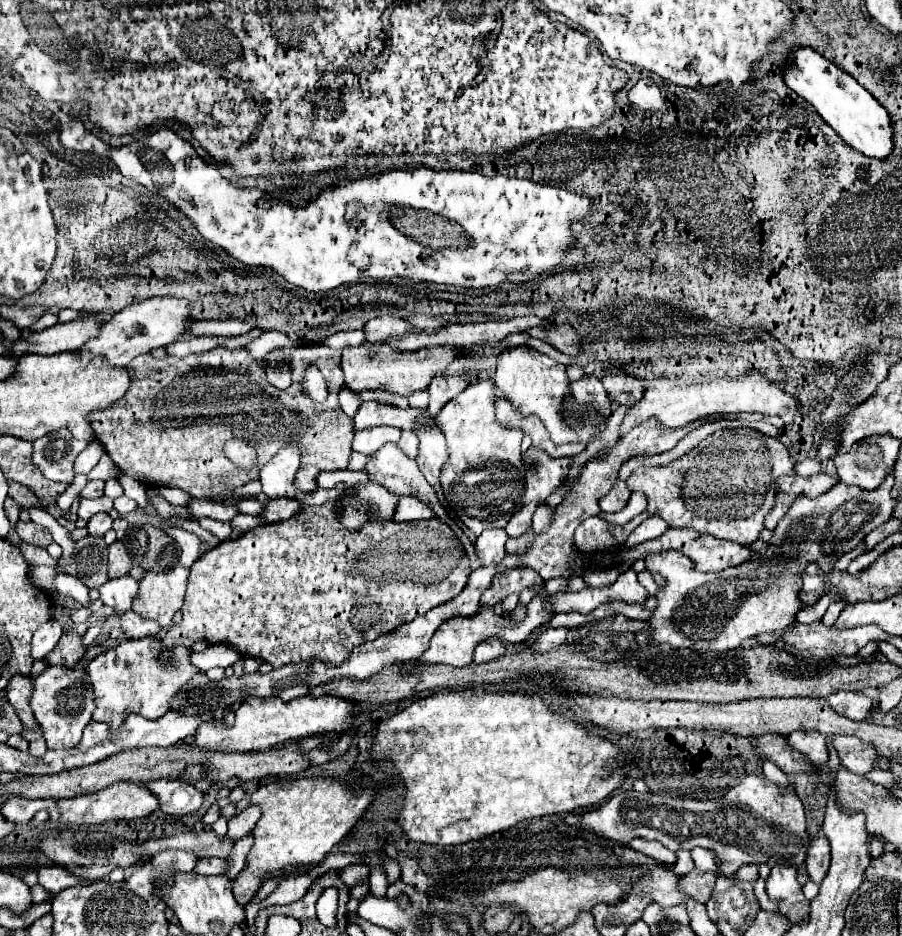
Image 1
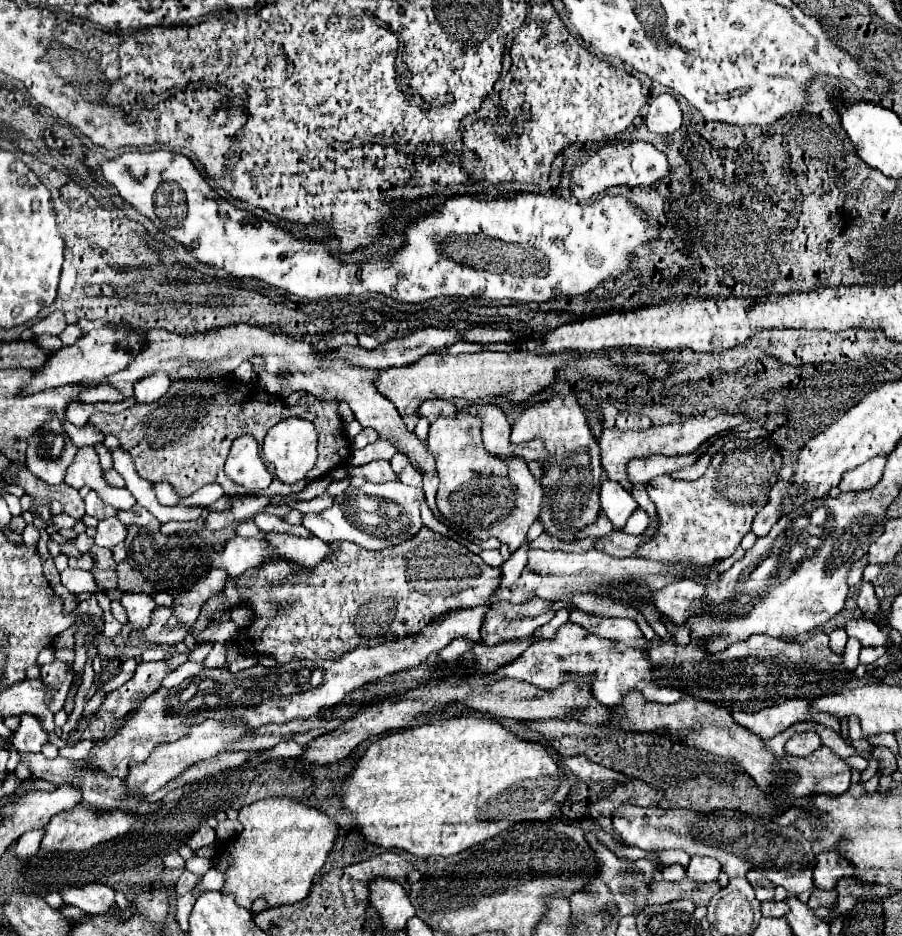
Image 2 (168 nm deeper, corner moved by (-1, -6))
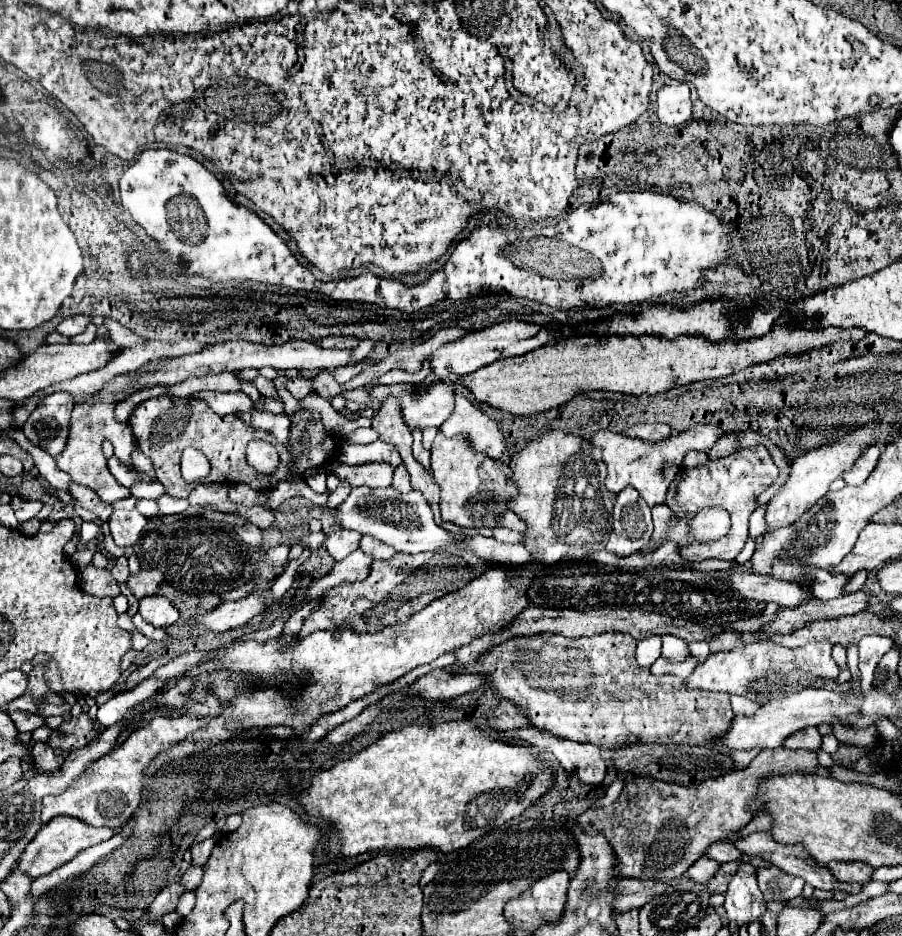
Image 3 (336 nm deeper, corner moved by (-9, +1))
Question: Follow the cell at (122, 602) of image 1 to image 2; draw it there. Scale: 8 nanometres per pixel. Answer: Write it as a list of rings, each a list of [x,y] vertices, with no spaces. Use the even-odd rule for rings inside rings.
[[[126,592],[120,598],[120,602],[126,608],[130,624],[132,624],[134,630],[144,630],[146,626],[150,626],[152,612],[158,608],[158,604],[146,594],[128,594]]]

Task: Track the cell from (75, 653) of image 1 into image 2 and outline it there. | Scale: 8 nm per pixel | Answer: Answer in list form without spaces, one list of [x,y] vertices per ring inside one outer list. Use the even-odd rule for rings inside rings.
[[[50,662],[50,664],[42,664],[40,666],[40,680],[46,682],[46,686],[54,688],[54,702],[50,704],[50,712],[56,714],[58,710],[62,710],[68,688],[72,684],[72,670],[64,664],[64,662]]]

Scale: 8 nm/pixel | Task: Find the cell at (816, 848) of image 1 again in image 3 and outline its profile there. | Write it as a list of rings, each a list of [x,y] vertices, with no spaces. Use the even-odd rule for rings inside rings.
[[[830,861],[828,869],[834,875],[834,879],[844,883],[866,883],[870,881],[874,871],[868,863],[842,863],[842,861]]]

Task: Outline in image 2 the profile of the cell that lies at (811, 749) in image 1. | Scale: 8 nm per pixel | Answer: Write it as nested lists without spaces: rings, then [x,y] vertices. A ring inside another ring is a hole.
[[[802,732],[802,734],[792,736],[786,742],[786,754],[790,754],[790,756],[808,756],[814,750],[818,750],[820,746],[822,746],[822,742],[820,742],[820,736],[816,732]]]

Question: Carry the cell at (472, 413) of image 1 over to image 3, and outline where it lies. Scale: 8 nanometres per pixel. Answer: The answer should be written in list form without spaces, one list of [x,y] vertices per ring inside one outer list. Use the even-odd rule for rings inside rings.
[[[438,431],[432,443],[432,473],[442,489],[442,519],[460,527],[494,529],[498,525],[500,515],[508,511],[510,499],[518,493],[518,487],[514,485],[506,463],[490,459],[488,455],[482,455],[480,451],[470,447],[470,439],[464,433],[446,439],[446,435]]]

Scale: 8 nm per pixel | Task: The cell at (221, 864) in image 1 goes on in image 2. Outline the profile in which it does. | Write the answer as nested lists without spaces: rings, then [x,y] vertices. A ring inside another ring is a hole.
[[[184,870],[182,872],[182,876],[178,878],[178,882],[176,882],[176,886],[174,886],[174,898],[180,898],[180,896],[184,896],[184,894],[188,894],[196,884],[198,884],[198,876],[194,876],[192,872],[188,872],[188,870]]]

